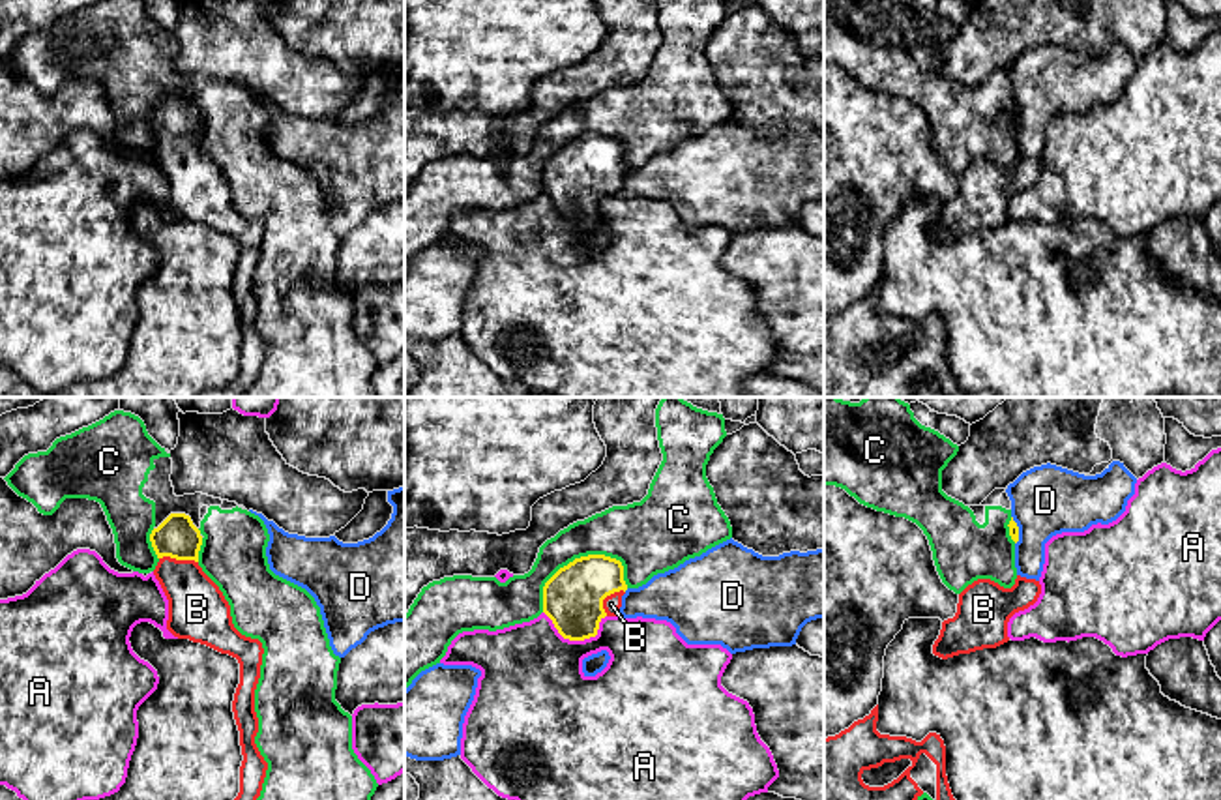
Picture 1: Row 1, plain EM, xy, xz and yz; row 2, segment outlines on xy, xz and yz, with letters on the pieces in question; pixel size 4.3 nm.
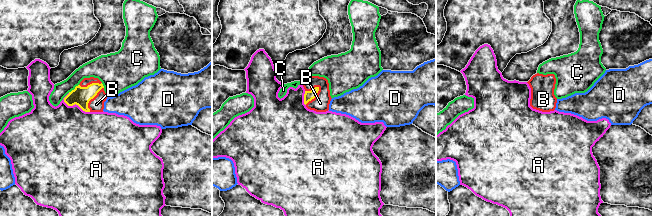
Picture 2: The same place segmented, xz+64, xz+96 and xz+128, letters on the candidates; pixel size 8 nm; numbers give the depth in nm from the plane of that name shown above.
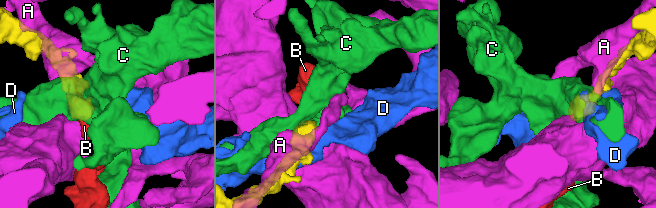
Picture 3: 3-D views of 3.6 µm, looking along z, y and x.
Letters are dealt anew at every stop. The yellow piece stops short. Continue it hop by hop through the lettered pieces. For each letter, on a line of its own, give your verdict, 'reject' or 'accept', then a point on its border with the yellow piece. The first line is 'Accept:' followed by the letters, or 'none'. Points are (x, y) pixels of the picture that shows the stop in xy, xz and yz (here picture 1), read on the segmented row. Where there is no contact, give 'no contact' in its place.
Accept: B
A: reject; meets yellow in xz at (575, 639)
B: accept; meets yellow in xy at (178, 559)
C: reject; meets yellow in xz at (570, 562)
D: reject; meets yellow in yz at (1017, 531)

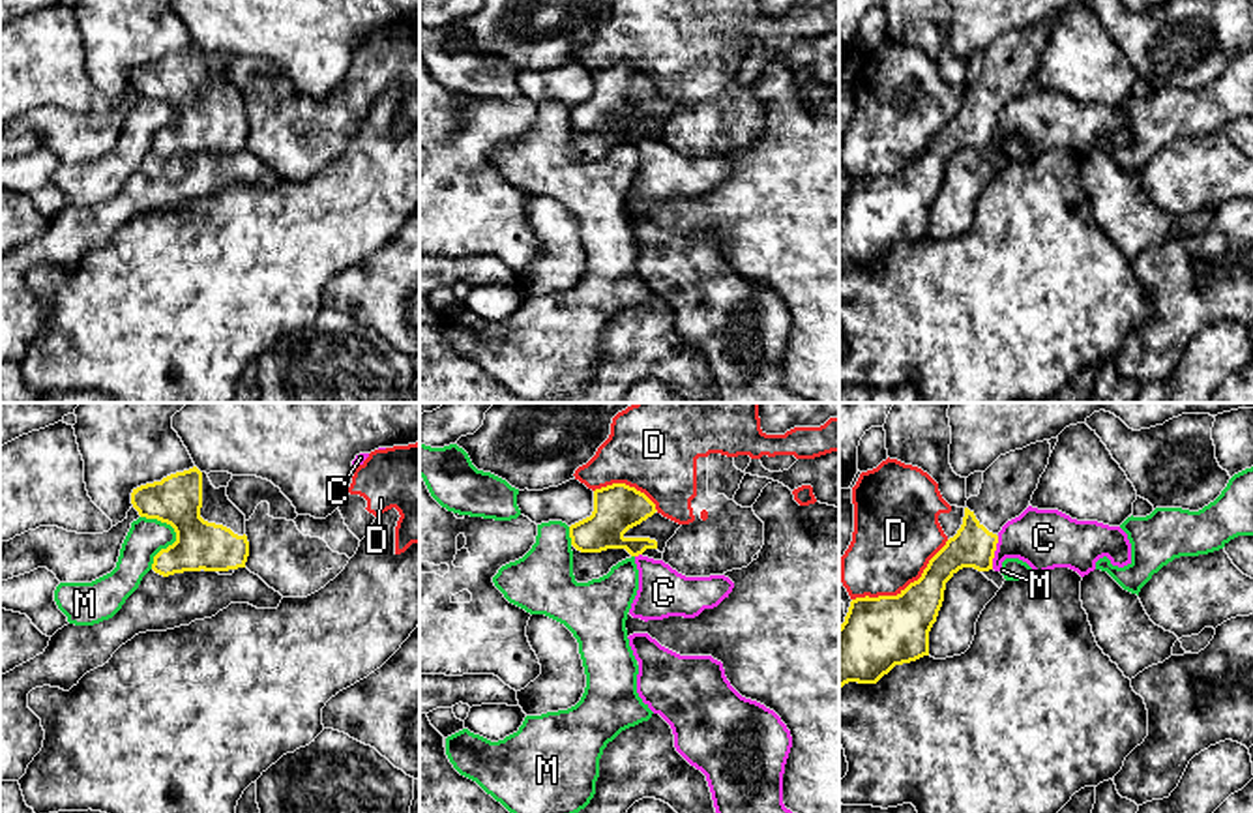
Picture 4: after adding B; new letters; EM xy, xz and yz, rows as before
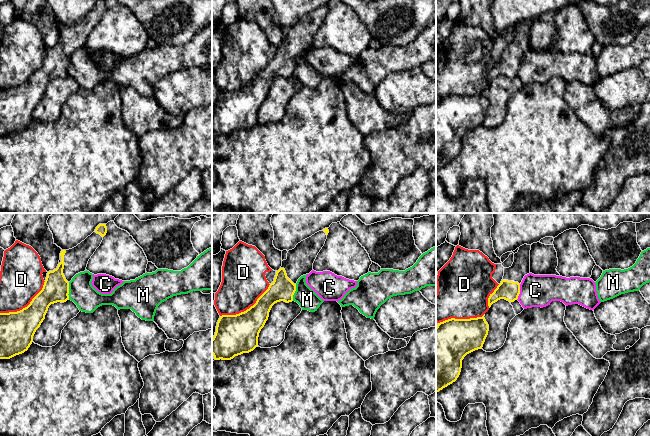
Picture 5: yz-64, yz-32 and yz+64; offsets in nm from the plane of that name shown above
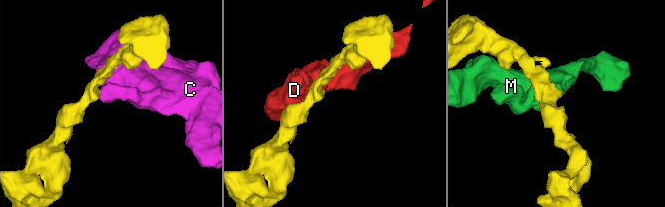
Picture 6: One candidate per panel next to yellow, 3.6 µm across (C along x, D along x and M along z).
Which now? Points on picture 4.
Accept: none
C: reject; meets yellow in yz at (993, 553)
D: reject; meets yellow in yz at (905, 589)
M: reject; meets yellow in xy at (176, 534)

